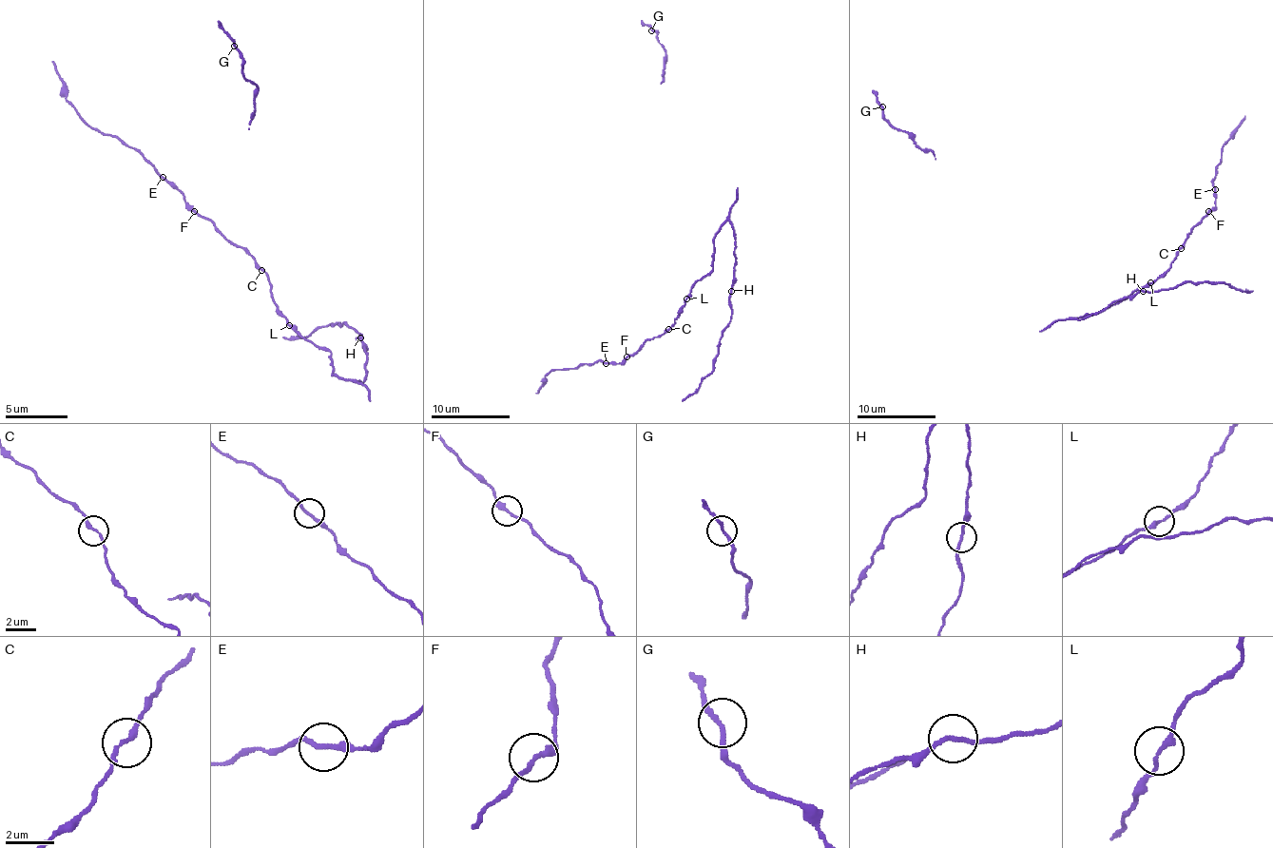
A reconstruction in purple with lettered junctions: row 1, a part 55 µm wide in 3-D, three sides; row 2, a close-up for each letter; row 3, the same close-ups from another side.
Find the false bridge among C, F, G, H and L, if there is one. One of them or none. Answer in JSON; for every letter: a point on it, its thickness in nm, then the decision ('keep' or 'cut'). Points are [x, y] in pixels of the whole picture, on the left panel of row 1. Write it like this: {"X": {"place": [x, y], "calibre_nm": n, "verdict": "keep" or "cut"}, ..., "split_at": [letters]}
{"C": {"place": [261, 270], "calibre_nm": 200, "verdict": "keep"}, "F": {"place": [194, 211], "calibre_nm": 200, "verdict": "keep"}, "G": {"place": [234, 46], "calibre_nm": 190, "verdict": "keep"}, "H": {"place": [360, 337], "calibre_nm": 170, "verdict": "keep"}, "L": {"place": [289, 325], "calibre_nm": 200, "verdict": "keep"}, "split_at": []}

